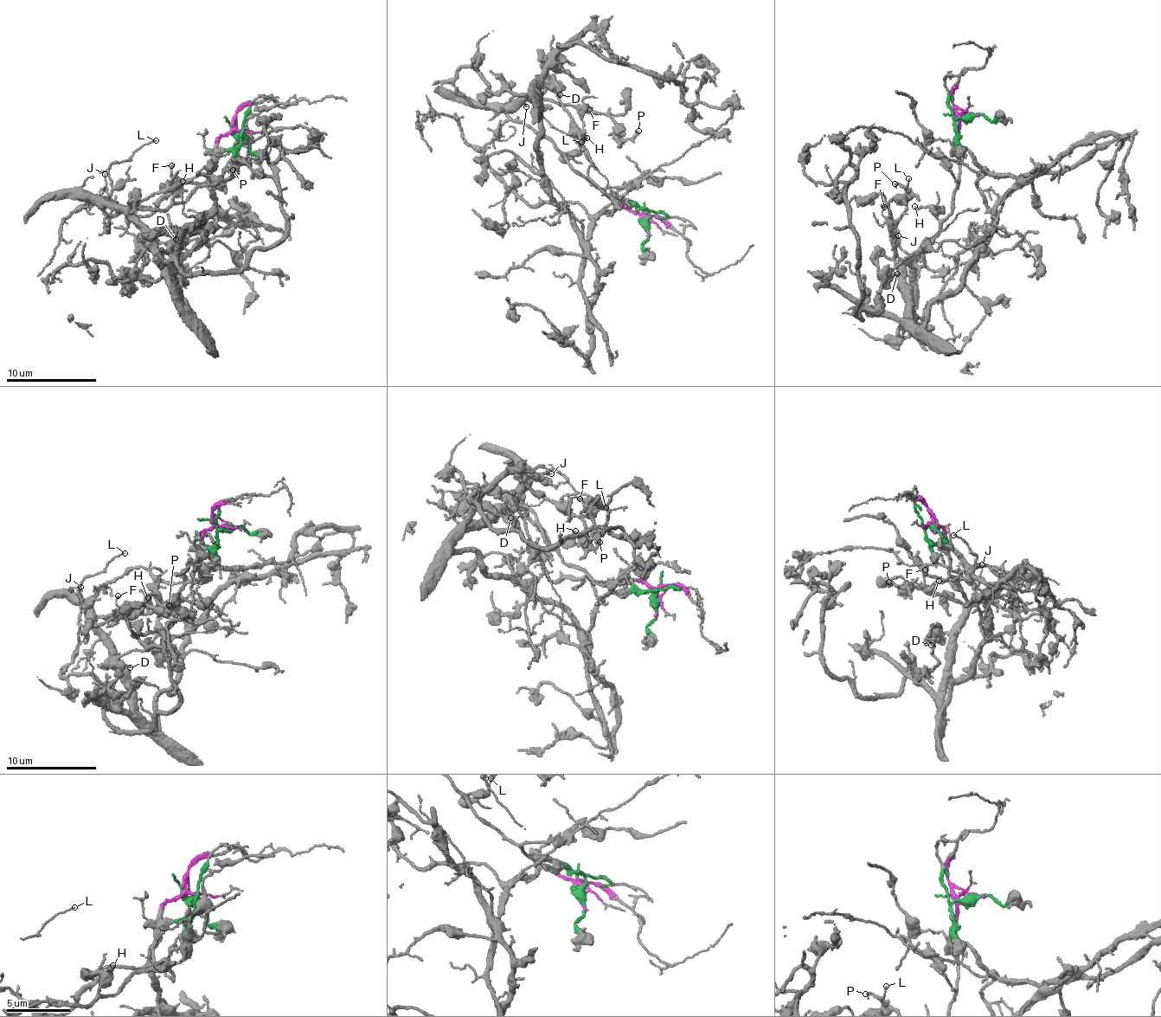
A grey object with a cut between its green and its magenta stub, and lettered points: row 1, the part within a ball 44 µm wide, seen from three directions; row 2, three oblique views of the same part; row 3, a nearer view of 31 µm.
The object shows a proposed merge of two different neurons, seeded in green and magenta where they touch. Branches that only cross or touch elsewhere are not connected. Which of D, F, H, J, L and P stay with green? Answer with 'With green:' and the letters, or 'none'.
With green: D, F, H, J, L, P

